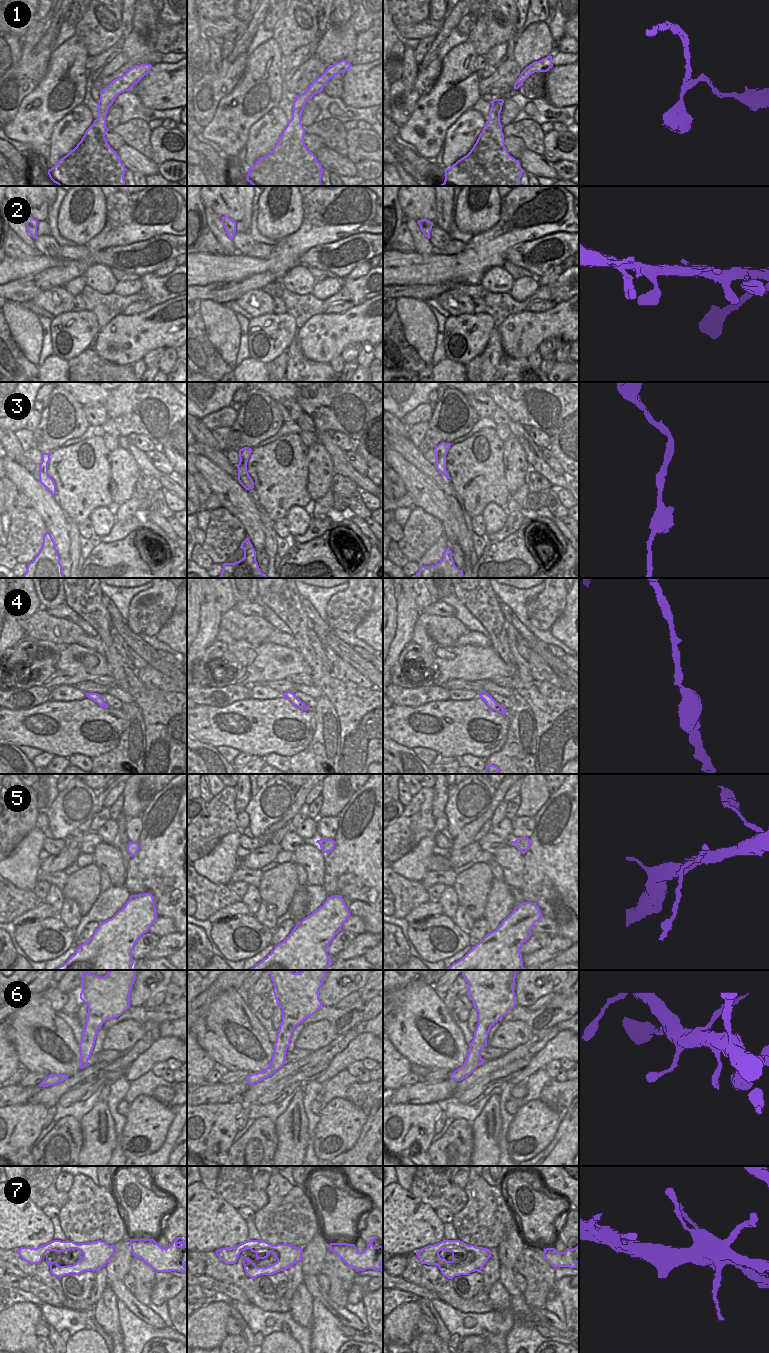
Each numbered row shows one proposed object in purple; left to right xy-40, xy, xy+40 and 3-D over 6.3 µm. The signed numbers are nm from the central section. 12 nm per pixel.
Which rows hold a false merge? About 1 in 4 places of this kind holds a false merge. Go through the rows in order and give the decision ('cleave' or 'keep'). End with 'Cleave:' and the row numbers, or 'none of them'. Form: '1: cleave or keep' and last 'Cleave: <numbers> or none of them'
1: keep
2: keep
3: keep
4: keep
5: cleave
6: keep
7: keep
Cleave: 5

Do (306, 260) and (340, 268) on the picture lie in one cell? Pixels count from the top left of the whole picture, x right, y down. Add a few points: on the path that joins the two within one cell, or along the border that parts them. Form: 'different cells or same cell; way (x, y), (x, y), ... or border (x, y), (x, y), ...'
same cell; way (314, 260), (318, 260), (328, 268), (332, 268)

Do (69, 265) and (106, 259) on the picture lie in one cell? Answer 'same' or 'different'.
different

